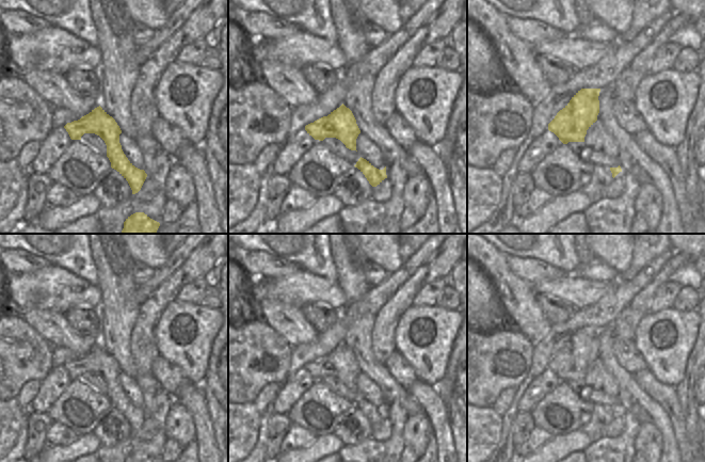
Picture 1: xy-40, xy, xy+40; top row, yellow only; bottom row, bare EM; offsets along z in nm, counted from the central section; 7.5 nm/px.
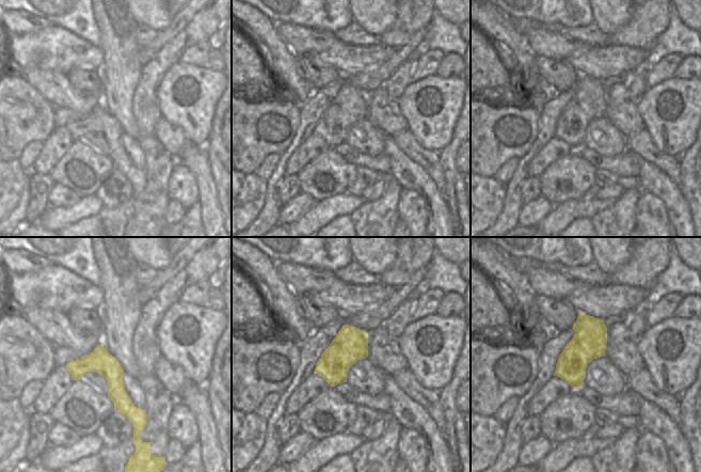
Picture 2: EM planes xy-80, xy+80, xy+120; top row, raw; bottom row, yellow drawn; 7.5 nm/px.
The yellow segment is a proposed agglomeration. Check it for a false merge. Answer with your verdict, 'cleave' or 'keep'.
cleave

